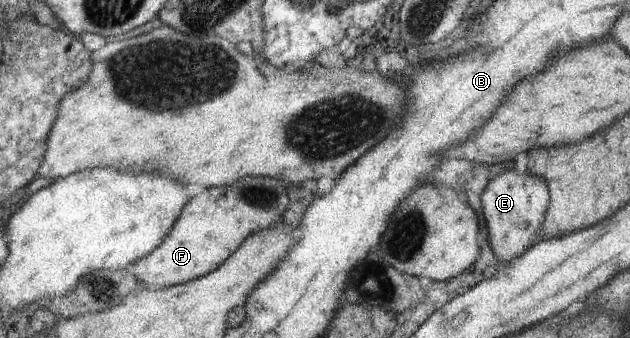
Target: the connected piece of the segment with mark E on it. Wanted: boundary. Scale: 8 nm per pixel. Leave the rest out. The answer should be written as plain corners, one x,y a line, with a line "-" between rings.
515,170
505,171
489,183
482,194
482,203
483,216
489,232
488,244
501,264
511,264
515,258
523,256
534,245
531,238
542,229
545,222
550,207
550,190
544,178
534,177
528,172
521,175

